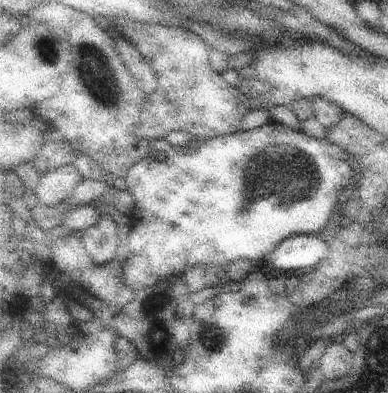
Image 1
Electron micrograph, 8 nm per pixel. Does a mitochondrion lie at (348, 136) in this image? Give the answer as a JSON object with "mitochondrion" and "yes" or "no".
{"mitochondrion":"no"}

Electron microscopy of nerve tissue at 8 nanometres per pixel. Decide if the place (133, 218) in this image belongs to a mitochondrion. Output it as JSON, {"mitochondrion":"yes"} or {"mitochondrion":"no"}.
{"mitochondrion":"no"}

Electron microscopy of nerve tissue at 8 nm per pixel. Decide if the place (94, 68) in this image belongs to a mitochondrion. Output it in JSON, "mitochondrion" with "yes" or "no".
{"mitochondrion":"yes"}

